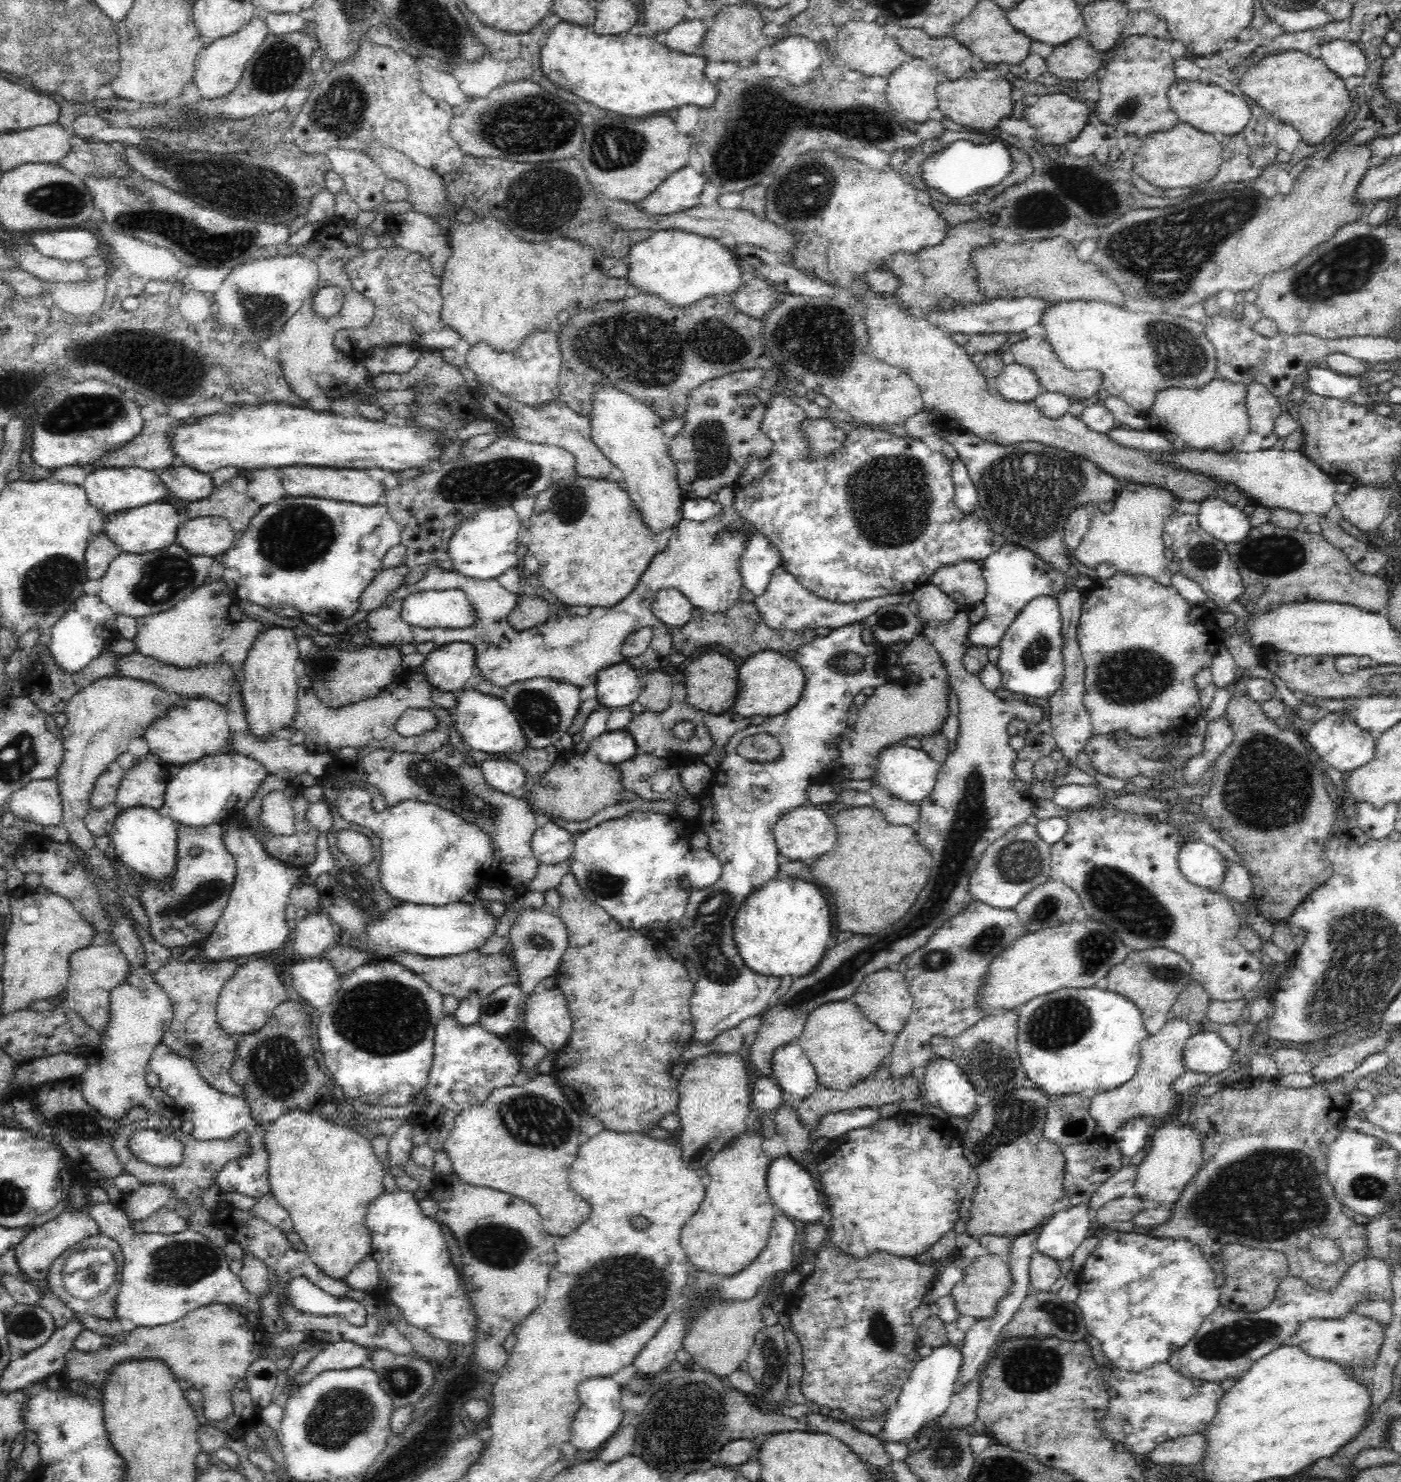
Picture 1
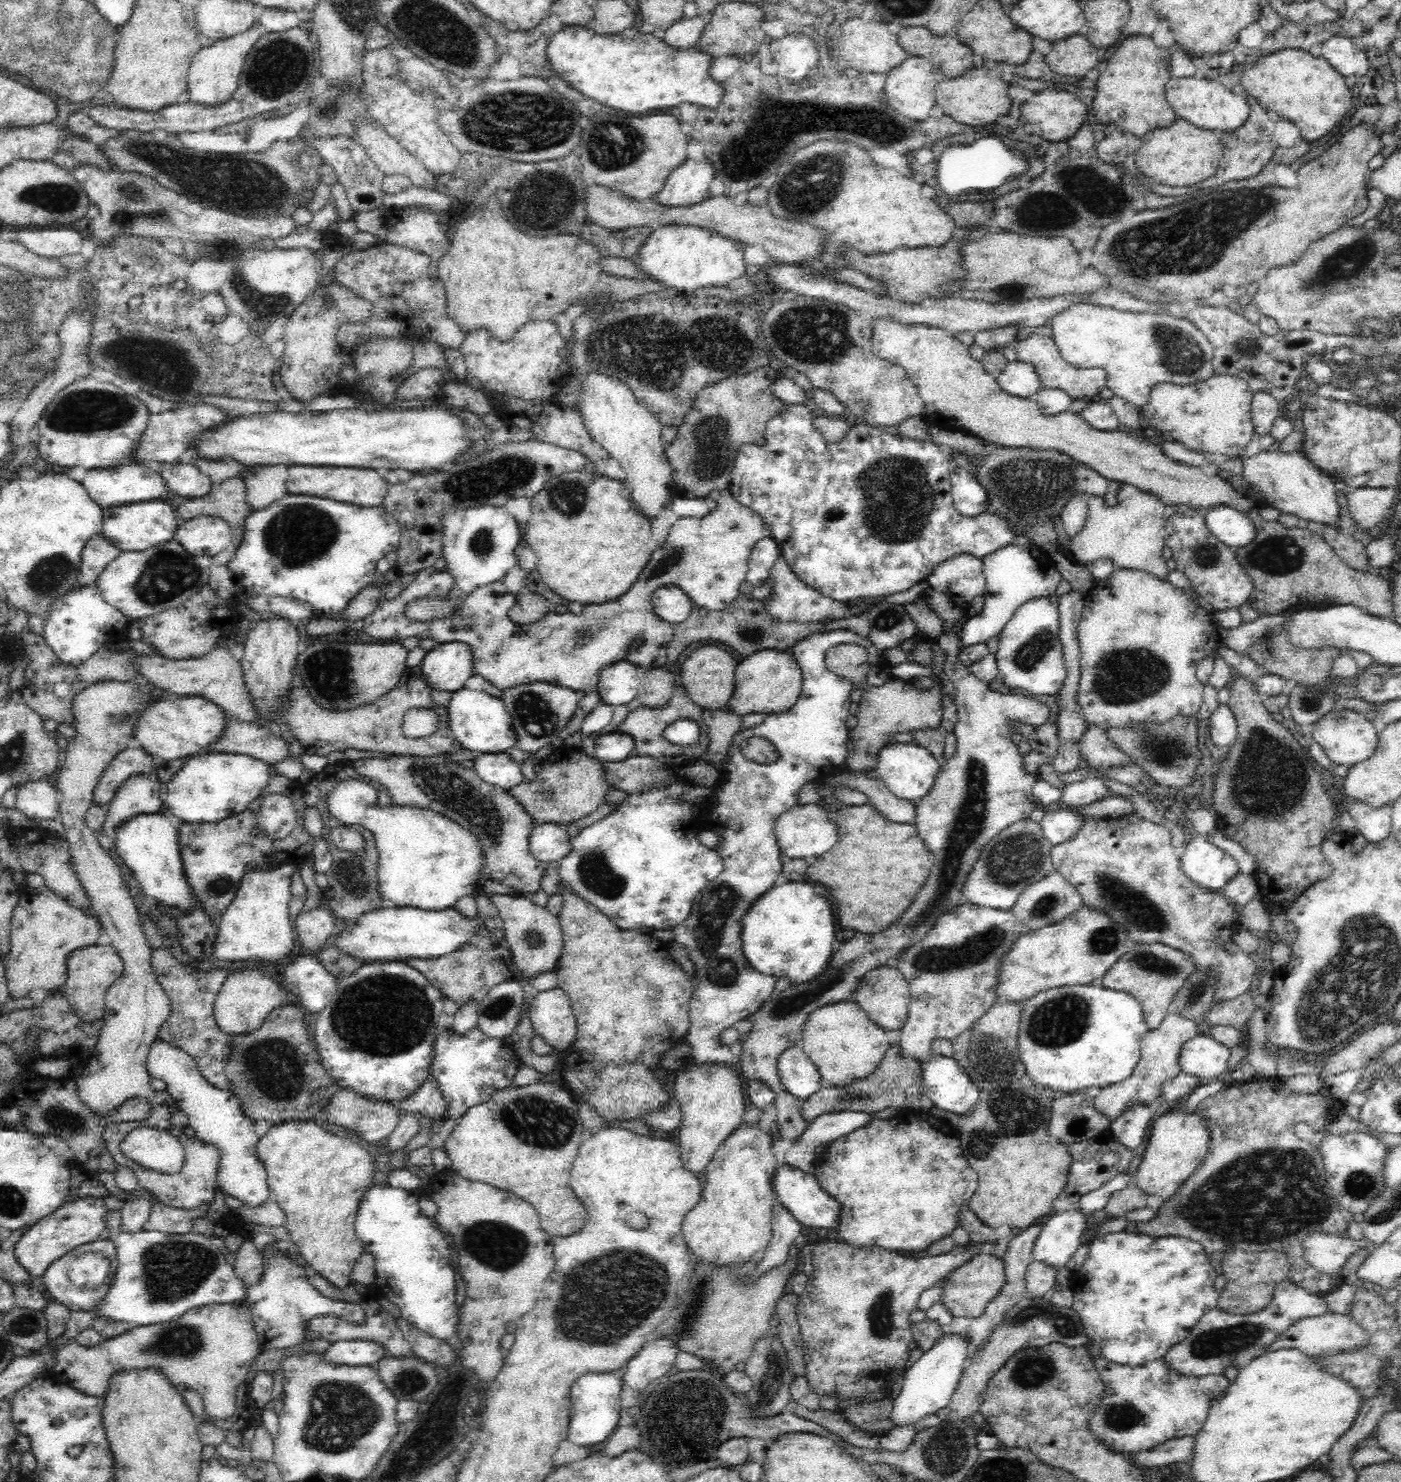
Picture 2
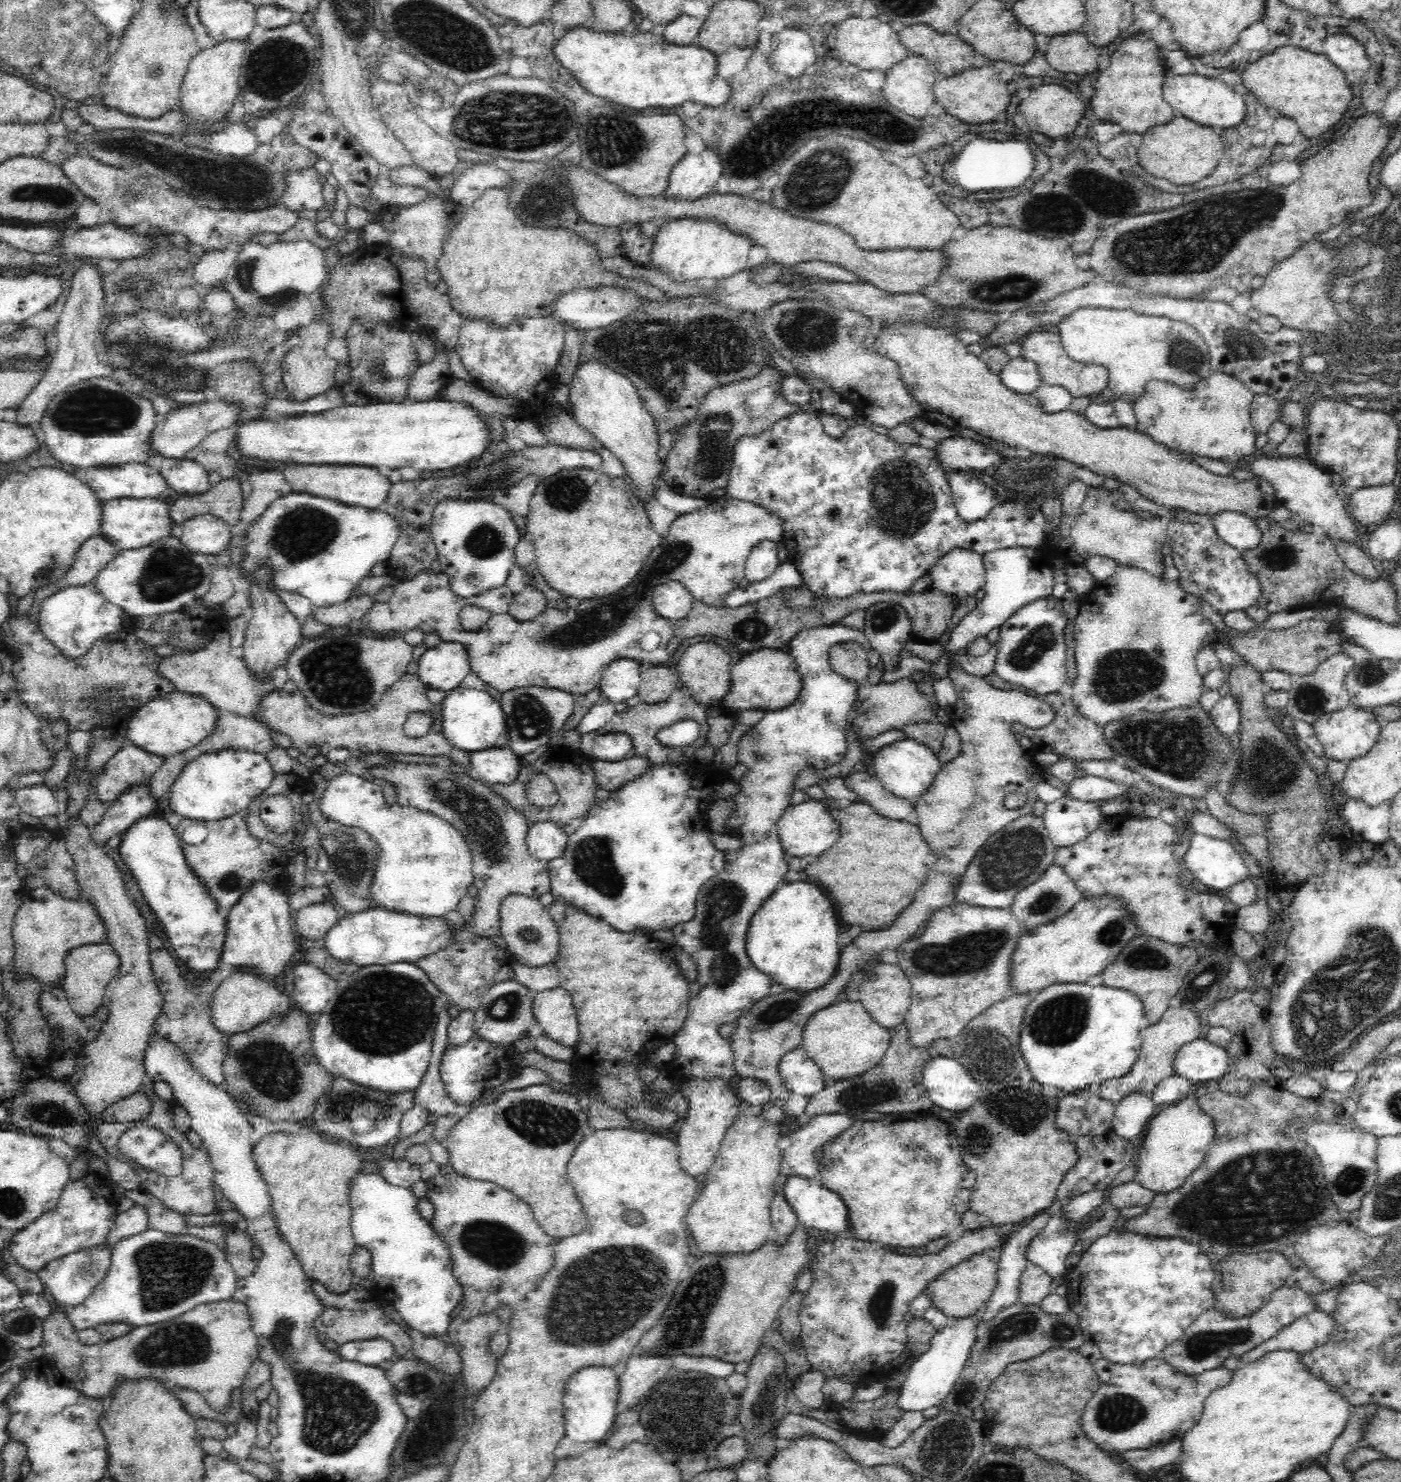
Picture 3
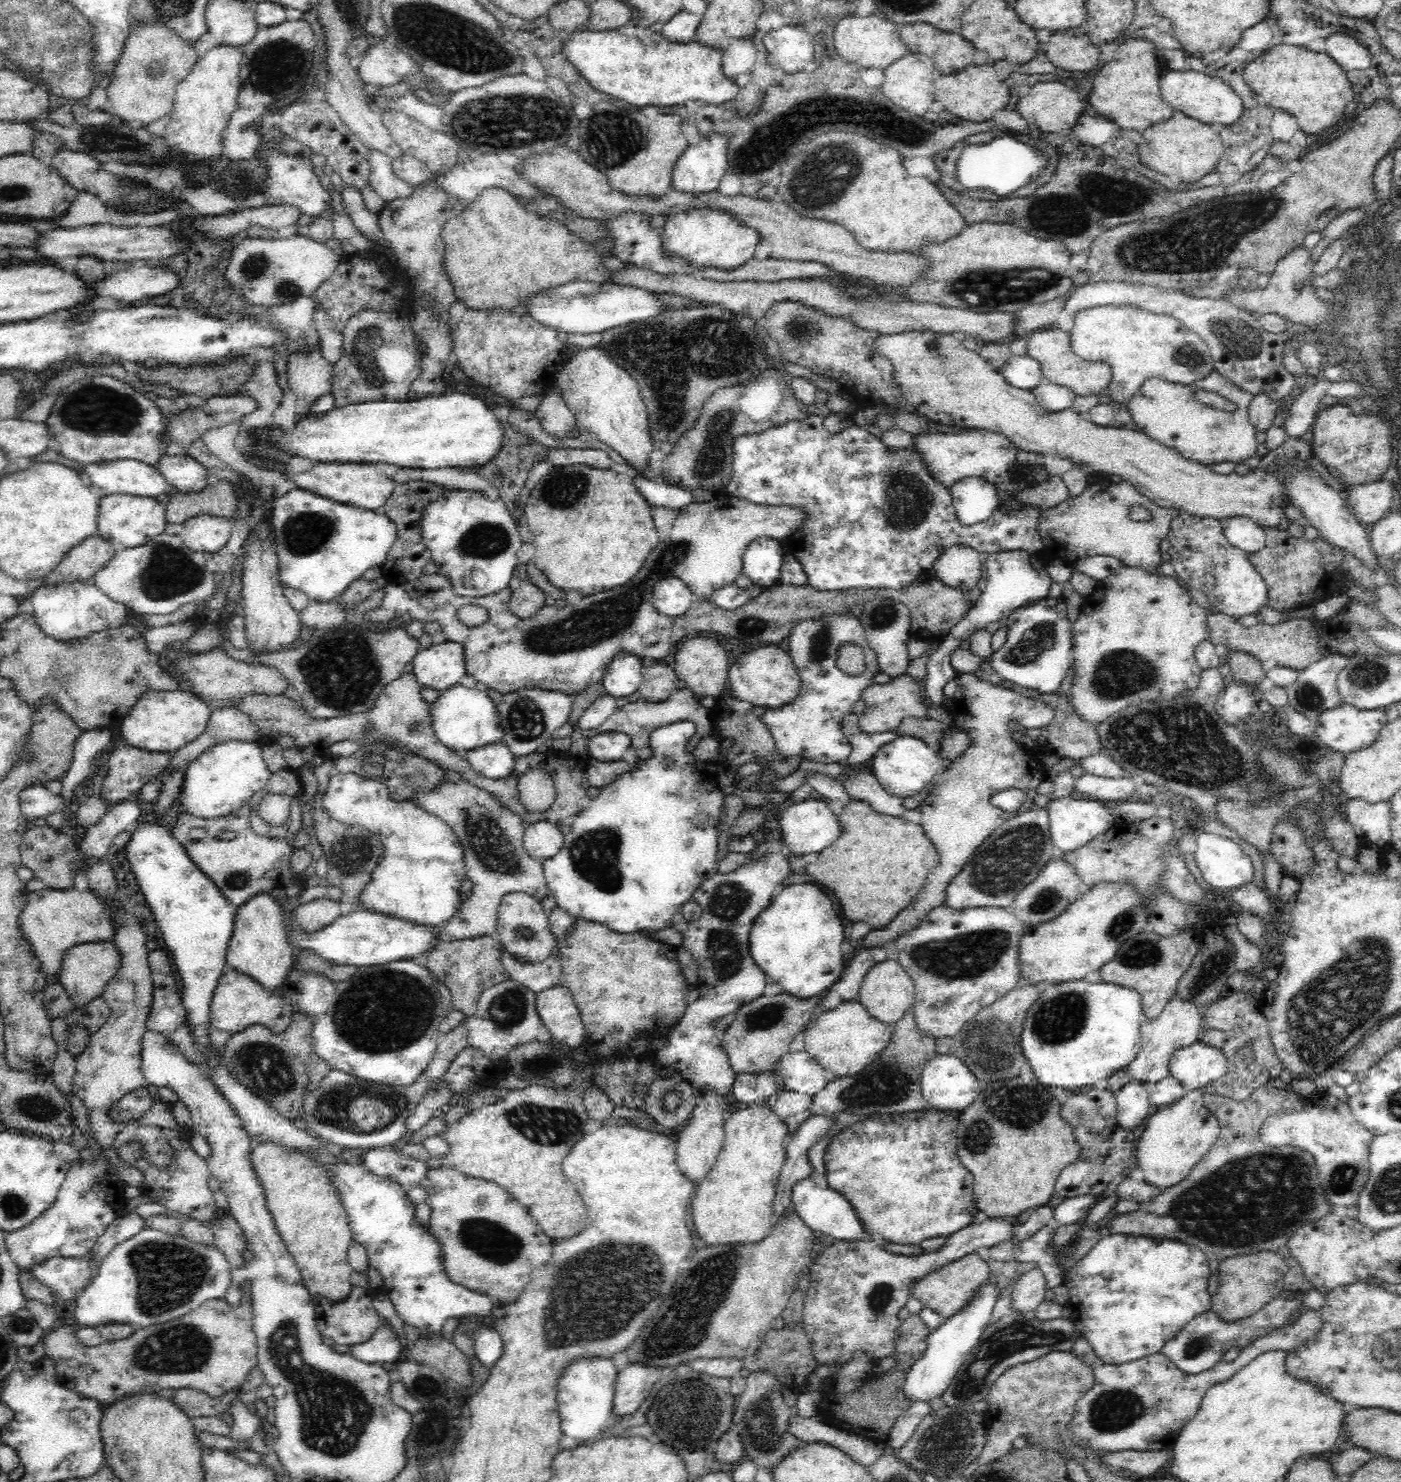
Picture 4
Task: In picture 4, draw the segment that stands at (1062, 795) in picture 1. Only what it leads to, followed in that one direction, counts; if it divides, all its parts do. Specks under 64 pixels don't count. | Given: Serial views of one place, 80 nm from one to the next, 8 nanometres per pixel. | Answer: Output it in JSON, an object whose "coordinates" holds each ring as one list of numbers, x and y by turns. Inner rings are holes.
{"coordinates":[[1090,773,1075,779,1074,790,1080,792,1083,798,1092,798,1108,804,1120,802,1131,793,1137,792,1131,776,1106,778]]}

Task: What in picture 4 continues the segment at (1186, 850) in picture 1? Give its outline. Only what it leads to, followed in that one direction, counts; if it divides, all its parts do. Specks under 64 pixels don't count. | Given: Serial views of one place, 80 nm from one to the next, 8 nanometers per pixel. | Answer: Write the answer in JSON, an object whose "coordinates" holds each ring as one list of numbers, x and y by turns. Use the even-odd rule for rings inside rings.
{"coordinates":[[1198,834,1193,855,1198,872,1212,888,1228,892,1252,880,1252,862,1232,839]]}

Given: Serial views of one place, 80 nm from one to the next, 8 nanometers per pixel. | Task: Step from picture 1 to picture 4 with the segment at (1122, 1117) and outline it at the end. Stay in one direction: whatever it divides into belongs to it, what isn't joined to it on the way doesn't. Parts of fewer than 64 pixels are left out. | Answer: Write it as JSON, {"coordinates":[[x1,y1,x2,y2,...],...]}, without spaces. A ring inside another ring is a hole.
{"coordinates":[[1174,995,1167,1002,1158,1018,1143,1019,1139,1028,1141,1038,1136,1058,1128,1066,1123,1067,1122,1070,1107,1078,1106,1091,1110,1091,1115,1096,1125,1084,1134,1081,1148,1083,1148,1086,1152,1088,1163,1078,1170,1077,1169,1062,1173,1052,1200,1040,1203,1033,1202,1024,1200,1023,1202,1015,1202,1008,1198,1008,1192,1002,1184,1002]]}

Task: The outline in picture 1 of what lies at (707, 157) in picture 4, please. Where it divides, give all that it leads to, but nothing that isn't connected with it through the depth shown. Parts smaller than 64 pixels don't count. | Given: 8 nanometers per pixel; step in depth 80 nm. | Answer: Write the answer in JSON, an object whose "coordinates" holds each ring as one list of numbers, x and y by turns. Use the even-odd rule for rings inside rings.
{"coordinates":[[688,165,674,171,654,192,634,206,639,212,655,218,676,214,676,211,697,207,698,196,707,180,703,171]]}

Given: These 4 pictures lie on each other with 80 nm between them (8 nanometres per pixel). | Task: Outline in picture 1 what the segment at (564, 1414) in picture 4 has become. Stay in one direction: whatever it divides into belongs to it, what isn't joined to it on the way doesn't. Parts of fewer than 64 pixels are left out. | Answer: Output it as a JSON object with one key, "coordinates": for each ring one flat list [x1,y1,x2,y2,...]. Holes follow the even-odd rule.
{"coordinates":[[610,1376,584,1380,578,1385,577,1394,581,1404,571,1424,570,1444,578,1451,600,1449,619,1428,622,1420,620,1406,621,1384]]}

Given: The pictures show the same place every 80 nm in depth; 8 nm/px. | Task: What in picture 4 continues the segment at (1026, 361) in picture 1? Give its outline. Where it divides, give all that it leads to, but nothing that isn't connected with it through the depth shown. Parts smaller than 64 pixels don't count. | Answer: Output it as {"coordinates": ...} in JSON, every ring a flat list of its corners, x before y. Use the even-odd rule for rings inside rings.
{"coordinates":[[1060,329,1034,331,1028,340,1025,355,1038,361,1043,378,1058,386,1067,386,1075,395,1088,396,1097,394,1108,387,1111,381,1111,370,1105,362,1086,362,1073,352,1068,332]]}

